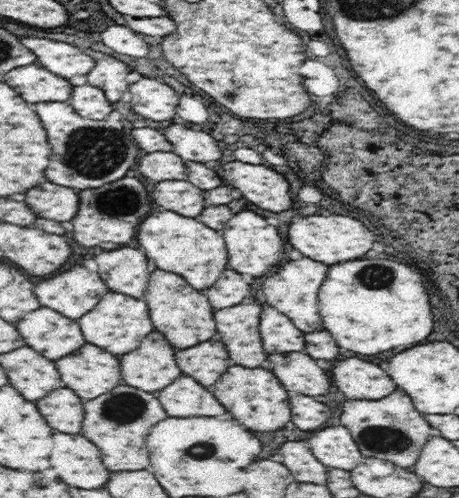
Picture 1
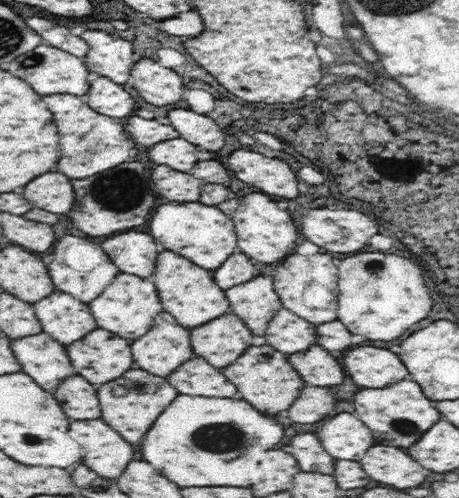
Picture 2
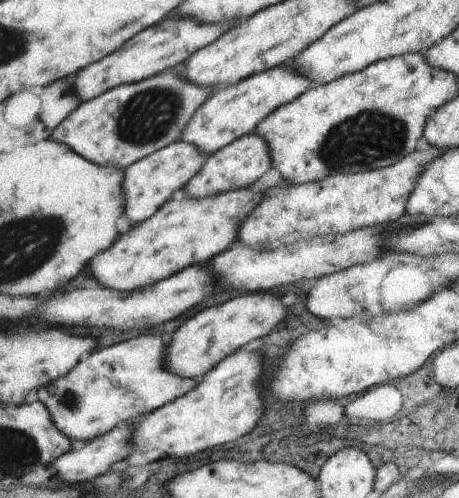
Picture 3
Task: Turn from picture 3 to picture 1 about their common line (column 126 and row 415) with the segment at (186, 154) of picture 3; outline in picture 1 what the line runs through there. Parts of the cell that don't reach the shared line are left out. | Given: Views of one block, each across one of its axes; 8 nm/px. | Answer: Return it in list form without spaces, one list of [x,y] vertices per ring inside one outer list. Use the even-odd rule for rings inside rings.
[[[192,376],[176,378],[170,386],[156,392],[168,416],[192,418],[192,416],[214,416],[226,418],[228,410],[218,402],[218,398],[204,386],[200,386]]]

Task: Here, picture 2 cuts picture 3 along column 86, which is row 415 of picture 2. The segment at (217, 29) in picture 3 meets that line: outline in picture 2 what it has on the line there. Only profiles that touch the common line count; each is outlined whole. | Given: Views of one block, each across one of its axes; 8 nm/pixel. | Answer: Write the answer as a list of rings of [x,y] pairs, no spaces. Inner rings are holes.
[[[82,376],[66,378],[54,392],[62,410],[72,420],[94,420],[102,418],[102,406],[98,390]]]

